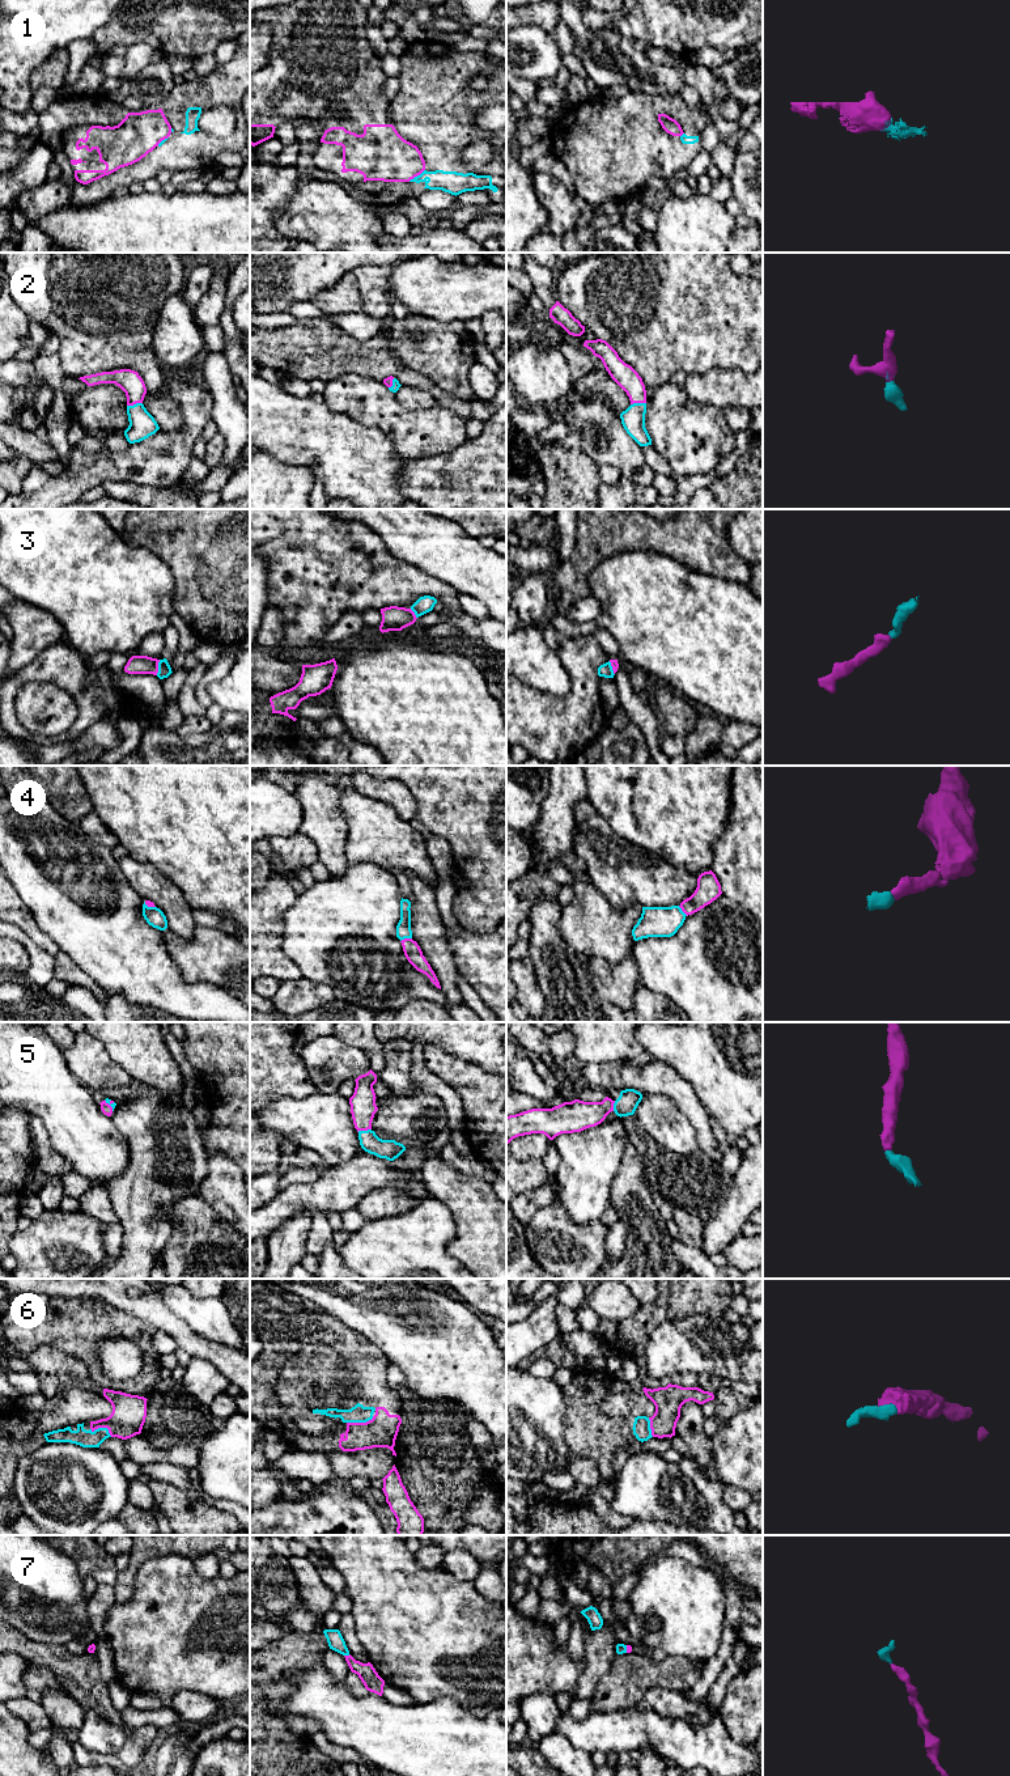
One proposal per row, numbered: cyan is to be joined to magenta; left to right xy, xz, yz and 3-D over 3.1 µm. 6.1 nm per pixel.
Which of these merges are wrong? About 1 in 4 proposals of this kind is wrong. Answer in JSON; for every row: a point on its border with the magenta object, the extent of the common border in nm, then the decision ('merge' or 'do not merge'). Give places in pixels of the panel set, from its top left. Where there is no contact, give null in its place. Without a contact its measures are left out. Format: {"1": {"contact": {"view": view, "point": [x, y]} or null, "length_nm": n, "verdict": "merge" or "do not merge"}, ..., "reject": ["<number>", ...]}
{"1": {"contact": {"view": "xz", "point": [416, 176]}, "length_nm": 130, "verdict": "do not merge"}, "2": {"contact": {"view": "xy", "point": [134, 403]}, "length_nm": 100, "verdict": "merge"}, "3": {"contact": {"view": "xy", "point": [157, 668]}, "length_nm": 100, "verdict": "merge"}, "4": {"contact": {"view": "xz", "point": [406, 939]}, "length_nm": 80, "verdict": "merge"}, "5": {"contact": {"view": "xz", "point": [364, 1130]}, "length_nm": 90, "verdict": "merge"}, "6": {"contact": {"view": "xz", "point": [360, 1423]}, "length_nm": 170, "verdict": "merge"}, "7": {"contact": {"view": "xz", "point": [347, 1656]}, "length_nm": 40, "verdict": "merge"}, "reject": ["1"]}

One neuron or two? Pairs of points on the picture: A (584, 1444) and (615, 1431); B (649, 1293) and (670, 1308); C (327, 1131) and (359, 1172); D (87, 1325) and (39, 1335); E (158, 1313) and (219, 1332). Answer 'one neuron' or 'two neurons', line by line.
A: one neuron
B: two neurons
C: two neurons
D: one neuron
E: two neurons

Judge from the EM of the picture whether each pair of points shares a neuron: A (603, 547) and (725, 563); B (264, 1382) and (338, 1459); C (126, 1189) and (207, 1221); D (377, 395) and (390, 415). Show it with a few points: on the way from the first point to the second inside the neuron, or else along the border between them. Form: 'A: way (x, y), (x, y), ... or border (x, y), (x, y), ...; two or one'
A: way (633, 538), (695, 538); one
B: border (372, 1448), (342, 1450); two
C: border (196, 1194), (181, 1198), (170, 1209); two
D: way (377, 401), (385, 410); one

